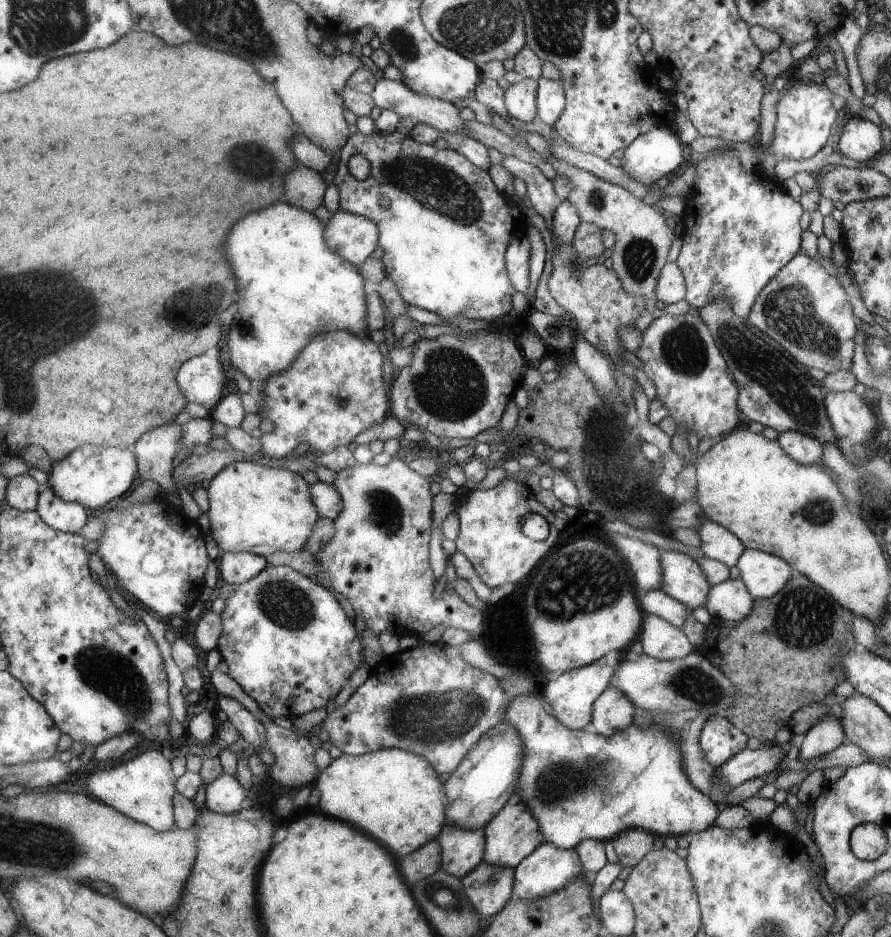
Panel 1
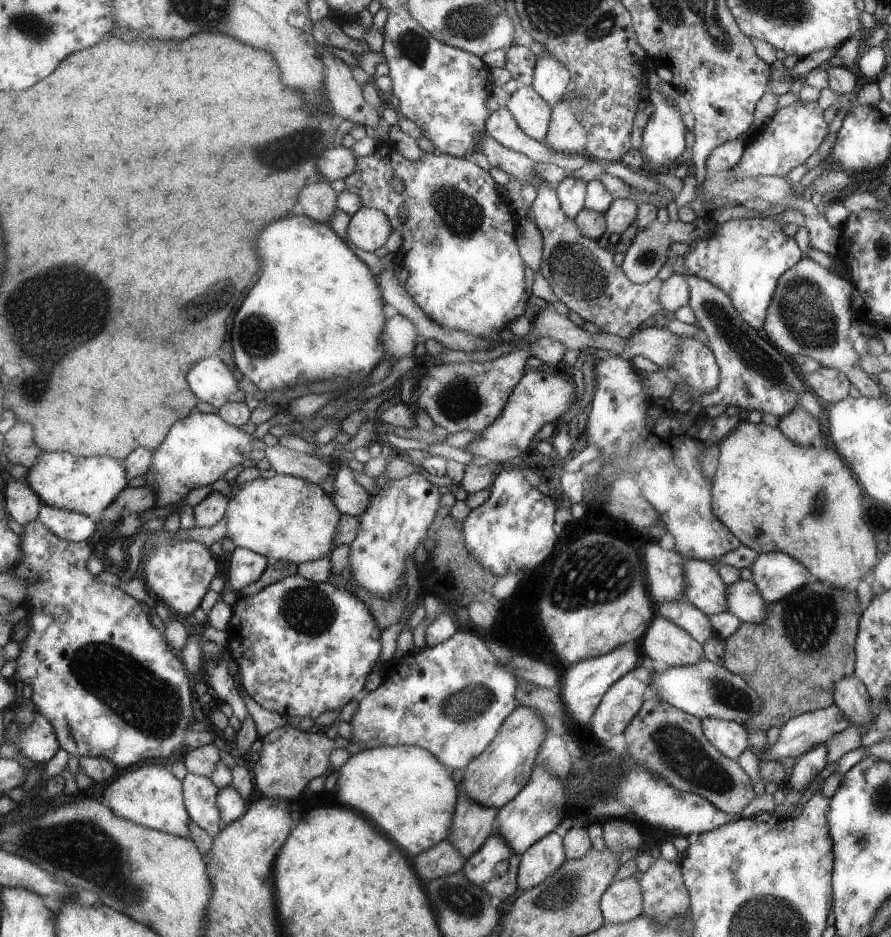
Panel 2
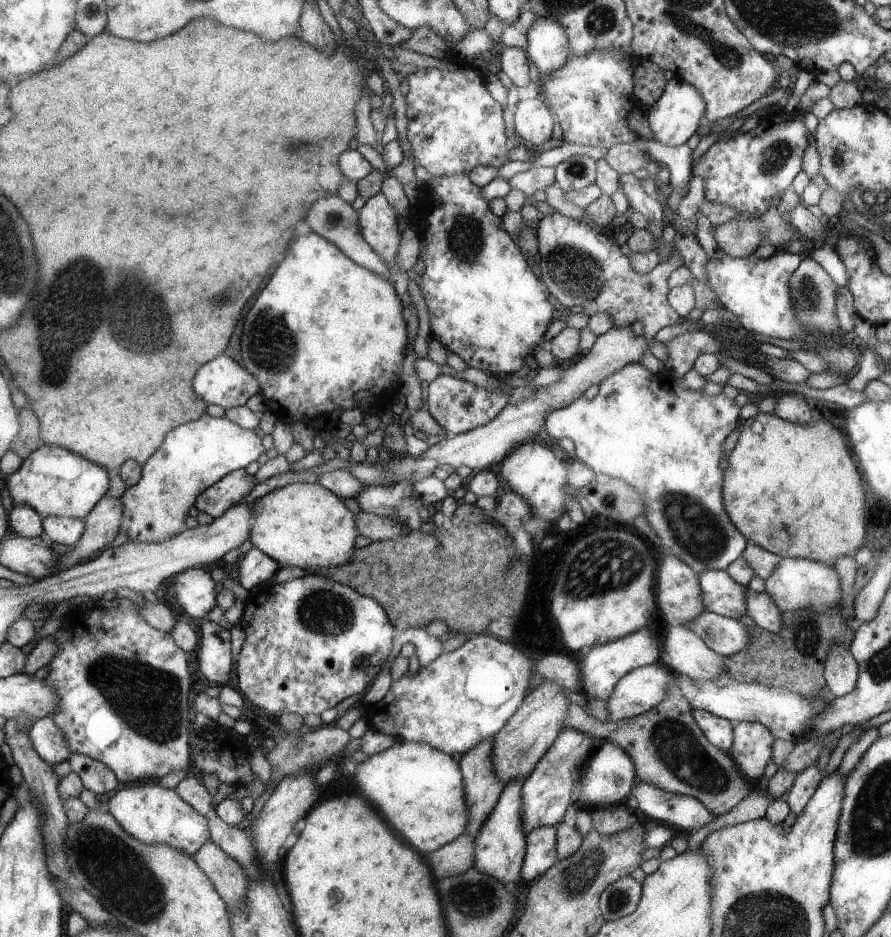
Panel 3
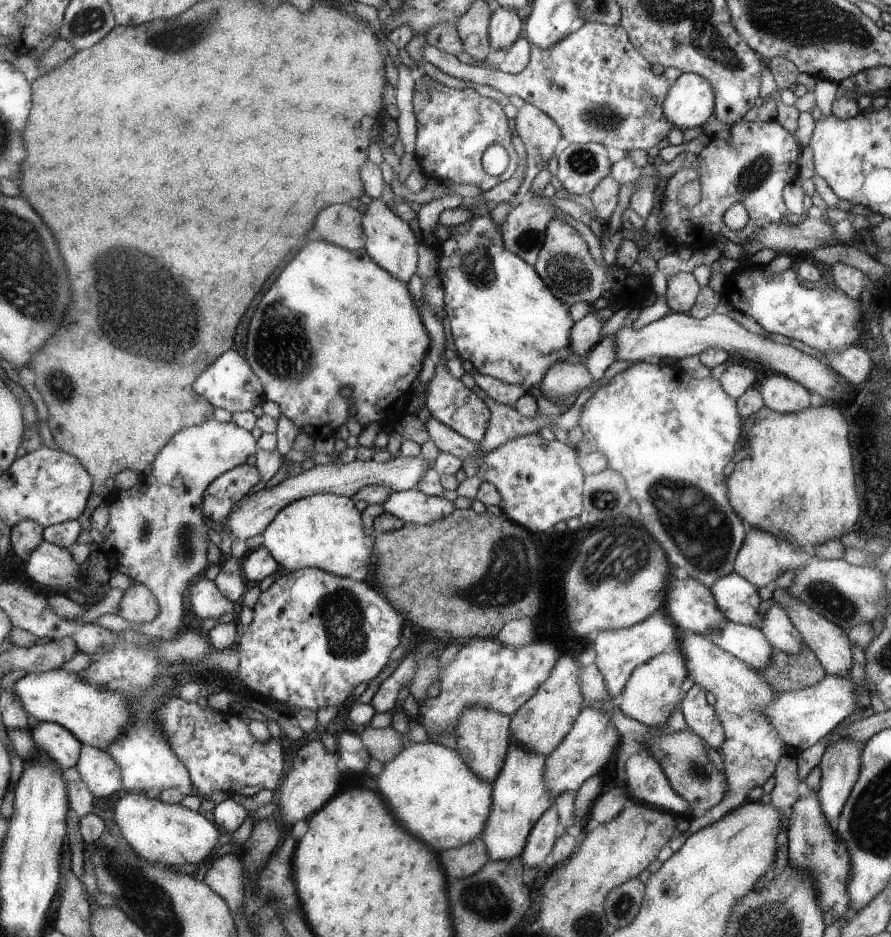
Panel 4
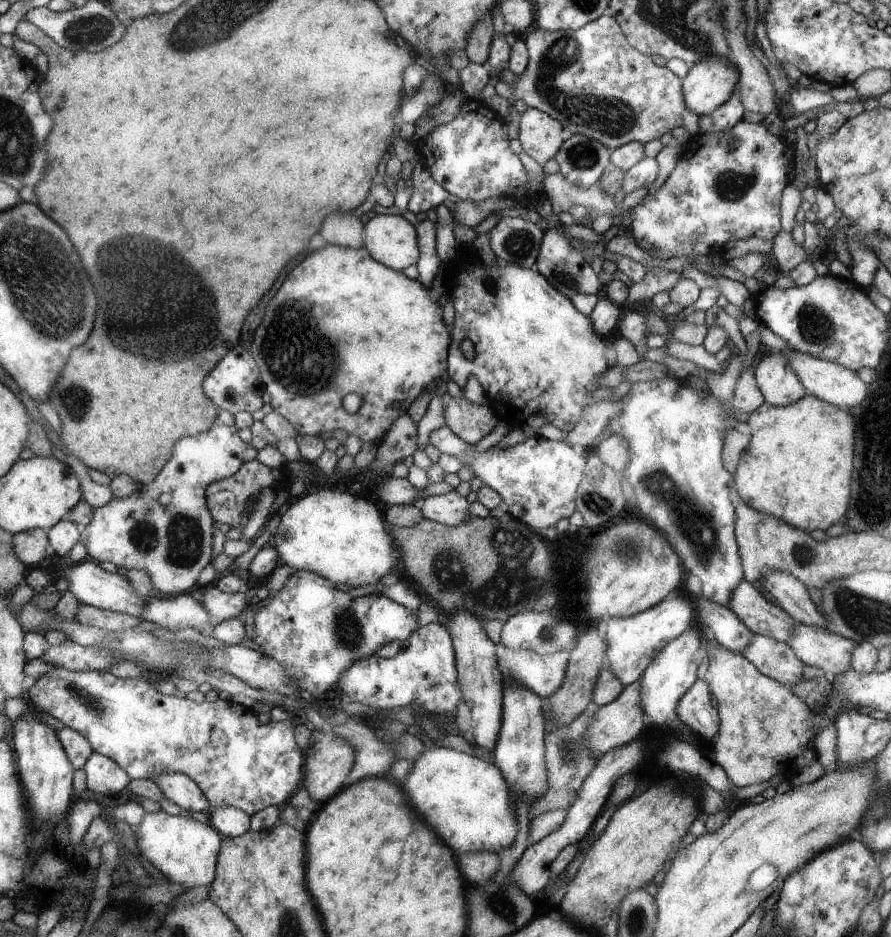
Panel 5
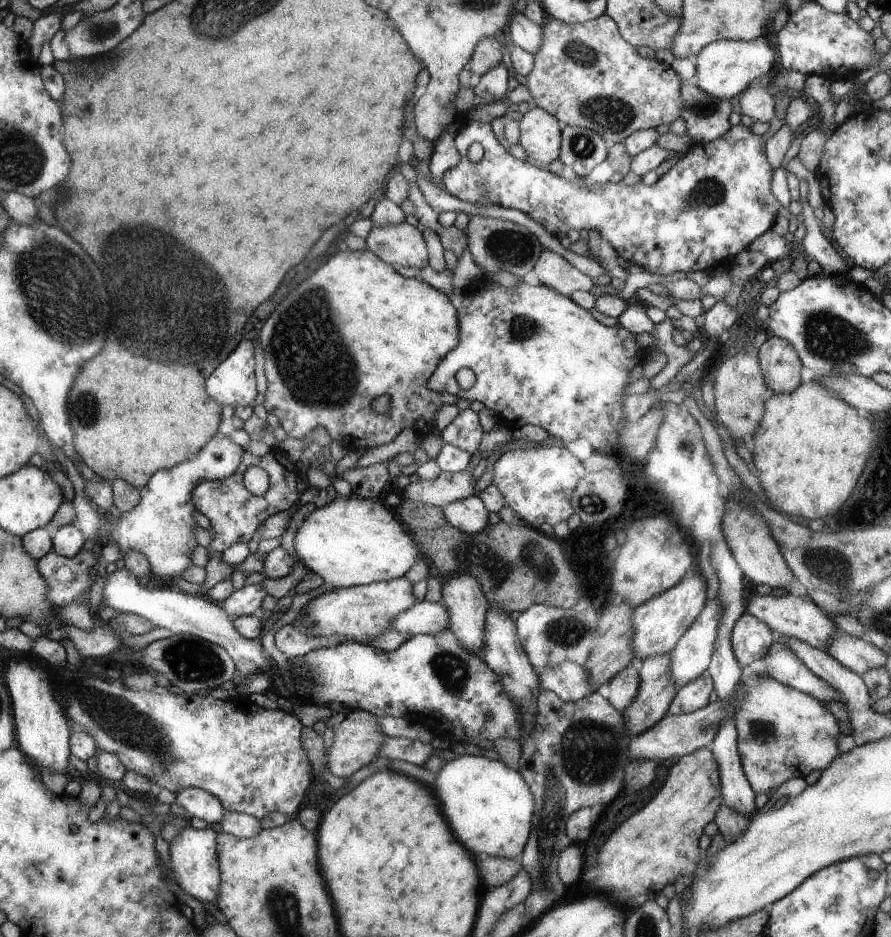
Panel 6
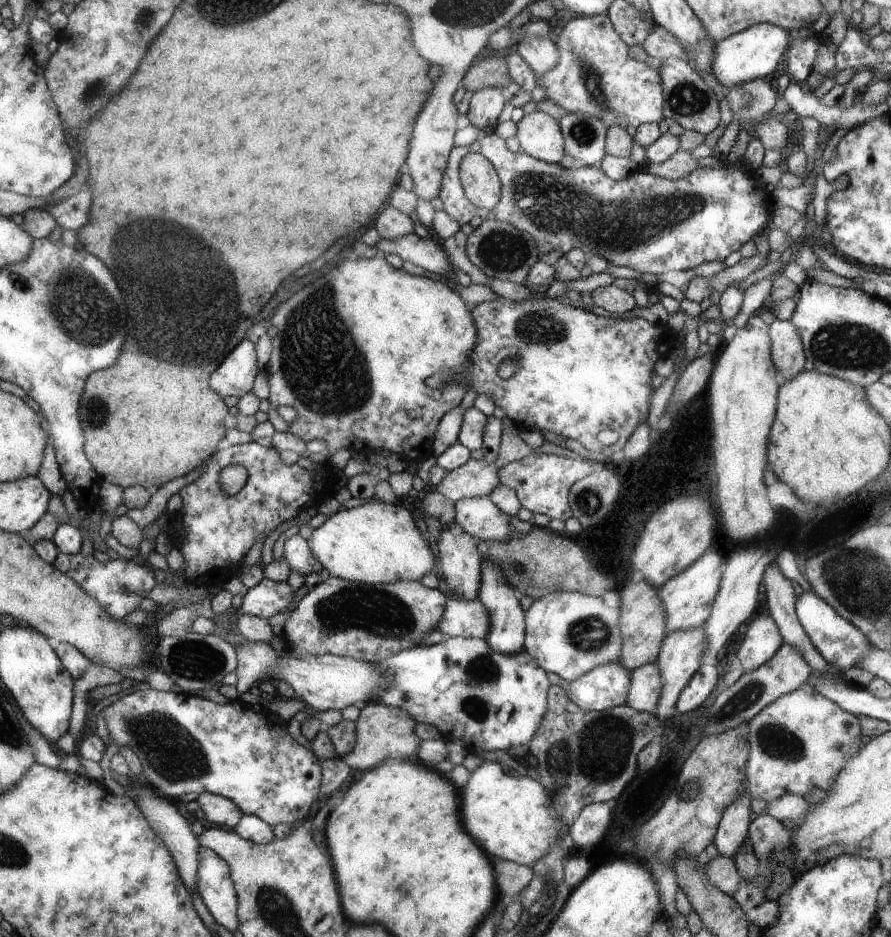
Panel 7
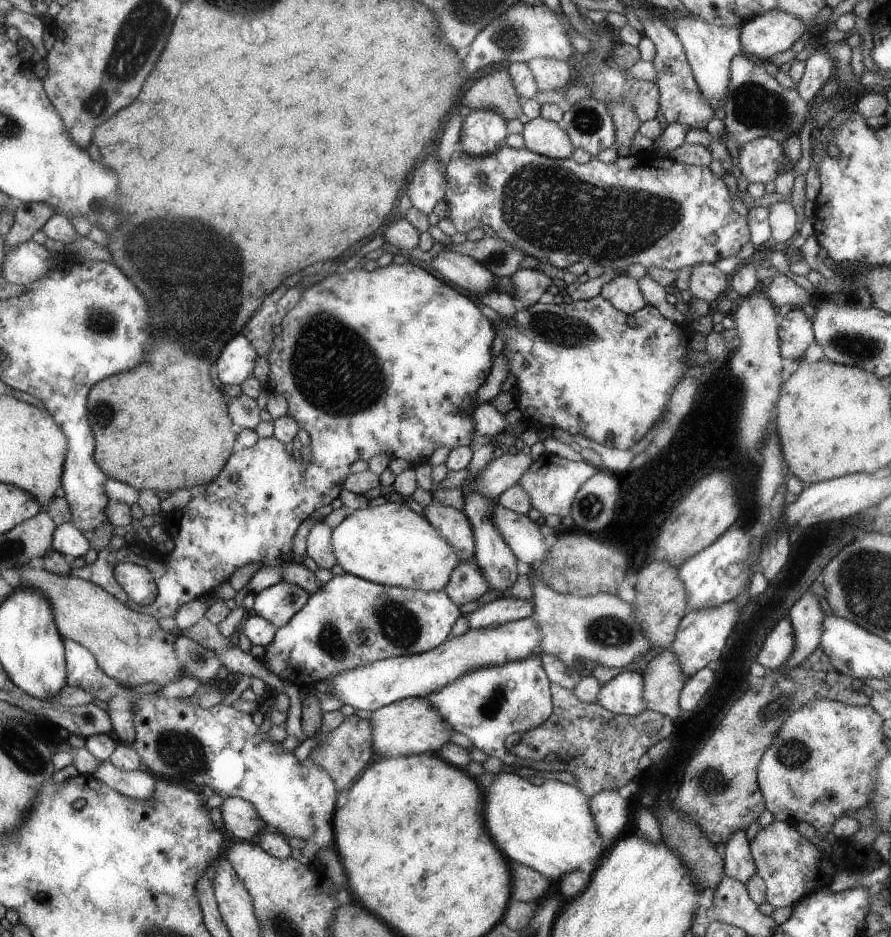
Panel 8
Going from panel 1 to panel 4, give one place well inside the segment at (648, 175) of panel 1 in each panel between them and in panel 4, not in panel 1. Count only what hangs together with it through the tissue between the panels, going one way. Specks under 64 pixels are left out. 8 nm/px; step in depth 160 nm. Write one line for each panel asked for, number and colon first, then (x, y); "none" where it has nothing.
2: (663, 136)
3: (675, 116)
4: (690, 101)

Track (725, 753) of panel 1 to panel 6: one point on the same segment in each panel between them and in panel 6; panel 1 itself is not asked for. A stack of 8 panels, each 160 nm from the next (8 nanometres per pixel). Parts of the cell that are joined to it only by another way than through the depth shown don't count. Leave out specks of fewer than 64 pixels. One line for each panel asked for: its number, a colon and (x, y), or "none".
2: (730, 738)
3: (719, 731)
4: (701, 718)
5: (695, 710)
6: (696, 694)

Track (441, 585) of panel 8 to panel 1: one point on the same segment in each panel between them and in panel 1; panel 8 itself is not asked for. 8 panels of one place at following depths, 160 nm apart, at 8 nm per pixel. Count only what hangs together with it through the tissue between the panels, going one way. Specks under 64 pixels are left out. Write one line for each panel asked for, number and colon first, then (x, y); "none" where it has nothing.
1: (261, 510)
2: (283, 517)
3: (305, 525)
4: (324, 531)
5: (342, 537)
6: (353, 541)
7: (377, 543)

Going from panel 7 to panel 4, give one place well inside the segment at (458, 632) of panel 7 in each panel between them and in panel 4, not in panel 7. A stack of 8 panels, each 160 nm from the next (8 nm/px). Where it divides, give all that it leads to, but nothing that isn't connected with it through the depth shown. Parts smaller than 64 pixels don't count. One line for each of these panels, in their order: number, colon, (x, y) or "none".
4: (314, 637)
5: (316, 632)
6: (425, 618)

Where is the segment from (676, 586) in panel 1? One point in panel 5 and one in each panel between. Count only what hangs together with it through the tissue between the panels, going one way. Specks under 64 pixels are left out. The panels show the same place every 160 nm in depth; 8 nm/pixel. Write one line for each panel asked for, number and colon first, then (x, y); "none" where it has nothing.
2: (704, 587)
3: (722, 595)
4: (737, 598)
5: (762, 617)

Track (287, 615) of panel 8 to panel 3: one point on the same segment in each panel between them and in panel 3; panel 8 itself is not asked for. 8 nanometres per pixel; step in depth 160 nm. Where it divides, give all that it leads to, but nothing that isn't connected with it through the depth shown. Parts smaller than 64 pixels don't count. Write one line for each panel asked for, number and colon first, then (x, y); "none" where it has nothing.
3: (196, 593)
4: (207, 601)
5: (222, 606)
6: (245, 601)
7: (269, 597)

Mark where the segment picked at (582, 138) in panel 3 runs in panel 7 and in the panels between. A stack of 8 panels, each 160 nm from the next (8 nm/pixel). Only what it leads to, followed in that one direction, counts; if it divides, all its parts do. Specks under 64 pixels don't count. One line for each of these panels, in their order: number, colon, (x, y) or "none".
4: (599, 89)
5: (592, 80)
6: (587, 74)
7: (594, 75)

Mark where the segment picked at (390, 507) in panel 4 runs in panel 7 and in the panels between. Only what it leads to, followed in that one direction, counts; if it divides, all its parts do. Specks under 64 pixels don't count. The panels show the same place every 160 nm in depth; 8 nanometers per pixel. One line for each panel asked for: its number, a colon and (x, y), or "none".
5: (451, 509)
6: (470, 515)
7: (479, 516)

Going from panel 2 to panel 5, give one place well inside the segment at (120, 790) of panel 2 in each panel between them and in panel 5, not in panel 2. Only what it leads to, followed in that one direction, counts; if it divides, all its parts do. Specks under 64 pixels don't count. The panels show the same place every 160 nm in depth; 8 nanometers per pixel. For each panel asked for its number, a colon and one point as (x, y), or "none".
3: (153, 815)
4: (164, 834)
5: (183, 851)

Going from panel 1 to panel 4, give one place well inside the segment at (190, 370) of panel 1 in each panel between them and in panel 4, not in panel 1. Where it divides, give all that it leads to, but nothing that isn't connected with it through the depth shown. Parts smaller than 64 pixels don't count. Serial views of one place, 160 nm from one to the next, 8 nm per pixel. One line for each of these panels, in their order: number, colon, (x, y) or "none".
2: (210, 379)
3: (221, 381)
4: (230, 382)

